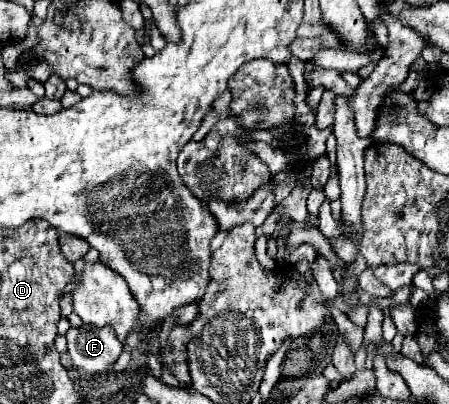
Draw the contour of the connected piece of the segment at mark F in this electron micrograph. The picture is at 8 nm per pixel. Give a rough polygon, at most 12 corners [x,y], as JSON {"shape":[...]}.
{"shape":[[109,325],[71,327],[73,365],[109,371],[123,343]]}

